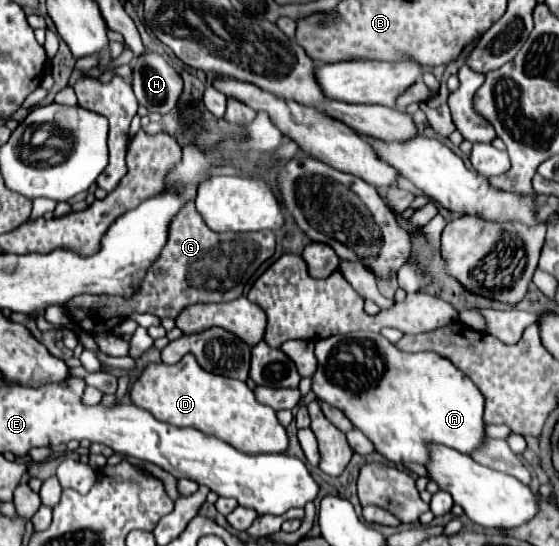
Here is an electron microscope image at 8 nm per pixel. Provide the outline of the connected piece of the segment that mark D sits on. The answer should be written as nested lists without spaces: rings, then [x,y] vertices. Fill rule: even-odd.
[[[191,354],[181,358],[175,366],[163,362],[147,364],[131,386],[129,396],[135,406],[149,410],[157,420],[181,428],[197,428],[207,436],[235,446],[239,452],[269,454],[287,450],[287,432],[279,424],[275,410],[259,404],[245,382],[203,370]]]

